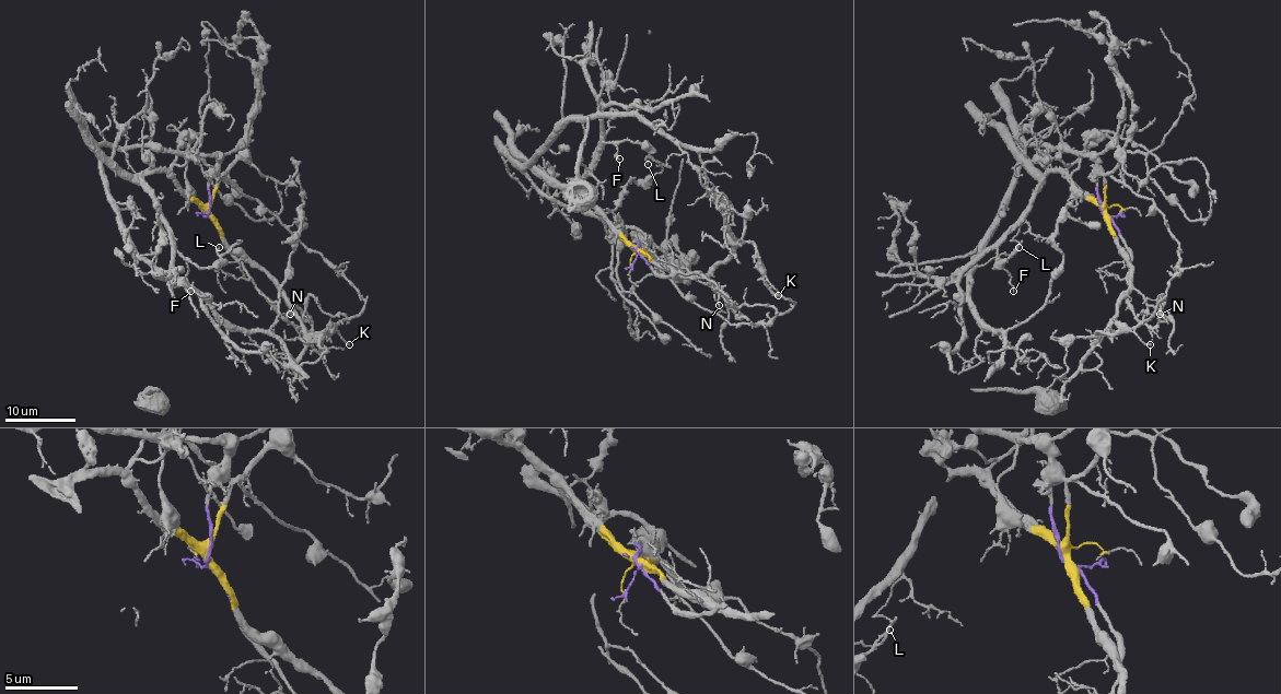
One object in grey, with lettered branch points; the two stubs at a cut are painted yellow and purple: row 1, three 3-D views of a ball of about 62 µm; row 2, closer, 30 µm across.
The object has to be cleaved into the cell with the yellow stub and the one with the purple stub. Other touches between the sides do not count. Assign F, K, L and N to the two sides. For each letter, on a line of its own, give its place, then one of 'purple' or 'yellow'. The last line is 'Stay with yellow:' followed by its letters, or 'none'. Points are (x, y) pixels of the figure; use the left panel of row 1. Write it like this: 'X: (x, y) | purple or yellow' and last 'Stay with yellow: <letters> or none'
F: (190, 291) | yellow
K: (349, 344) | yellow
L: (219, 247) | yellow
N: (290, 314) | yellow
Stay with yellow: F, K, L, N

